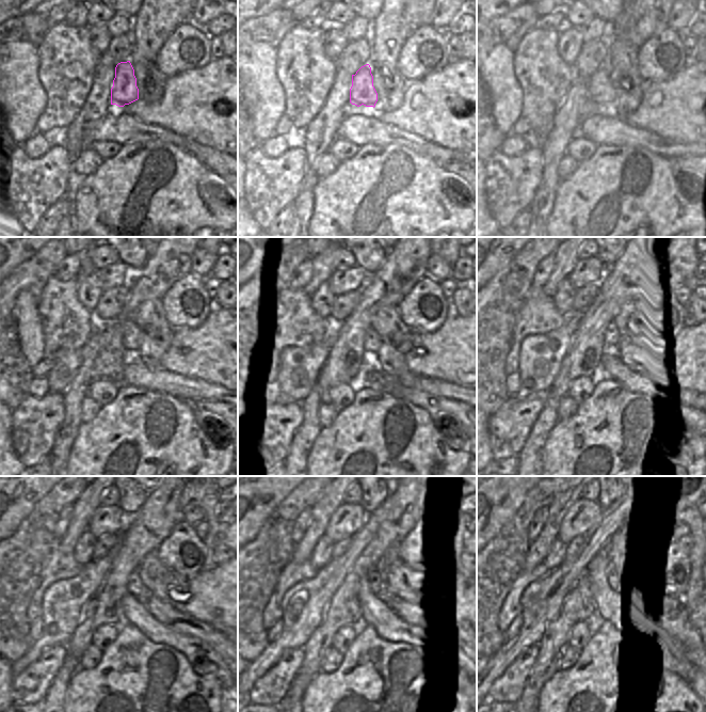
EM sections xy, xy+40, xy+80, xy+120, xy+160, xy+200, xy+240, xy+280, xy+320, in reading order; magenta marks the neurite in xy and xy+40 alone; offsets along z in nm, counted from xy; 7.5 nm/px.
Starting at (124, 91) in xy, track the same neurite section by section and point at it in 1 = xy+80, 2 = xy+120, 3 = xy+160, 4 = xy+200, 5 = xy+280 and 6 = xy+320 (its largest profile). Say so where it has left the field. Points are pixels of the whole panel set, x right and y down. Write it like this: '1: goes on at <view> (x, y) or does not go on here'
1: goes on at xy+80 (600, 91)
2: goes on at xy+120 (130, 333)
3: goes on at xy+160 (372, 342)
4: goes on at xy+200 (612, 346)
5: goes on at xy+280 (380, 588)
6: goes on at xy+320 (613, 580)

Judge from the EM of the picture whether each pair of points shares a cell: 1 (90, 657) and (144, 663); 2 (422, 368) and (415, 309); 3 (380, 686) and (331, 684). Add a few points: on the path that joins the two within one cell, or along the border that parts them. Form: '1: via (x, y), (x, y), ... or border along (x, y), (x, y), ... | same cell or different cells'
1: border along (102, 651), (99, 662), (94, 667), (80, 667) | different cells
2: border along (444, 322), (433, 332), (420, 333) | different cells
3: via (368, 686), (342, 686) | same cell

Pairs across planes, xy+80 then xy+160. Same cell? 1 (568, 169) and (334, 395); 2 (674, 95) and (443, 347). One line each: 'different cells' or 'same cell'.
1: different cells
2: same cell

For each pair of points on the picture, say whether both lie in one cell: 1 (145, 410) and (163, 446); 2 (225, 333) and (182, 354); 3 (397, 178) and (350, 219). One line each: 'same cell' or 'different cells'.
1: same cell
2: same cell
3: same cell

